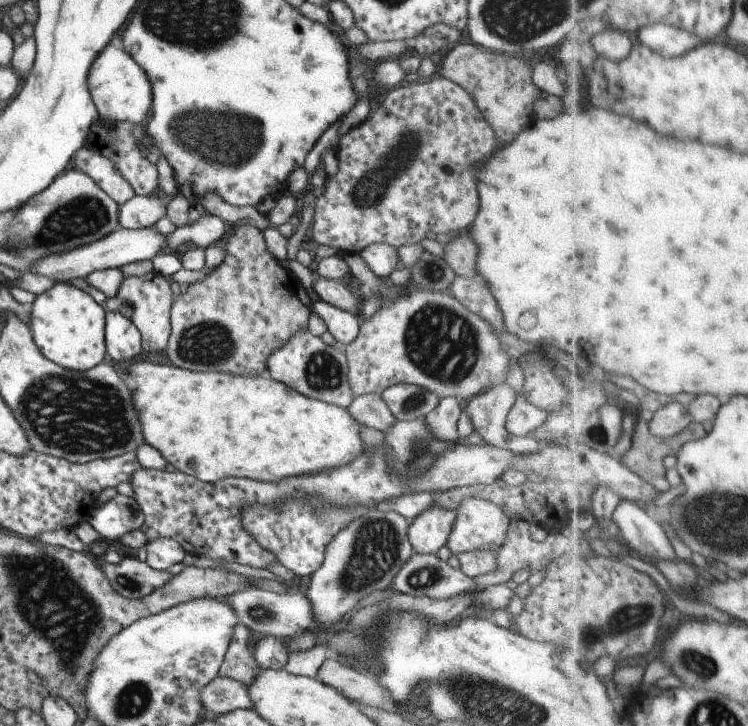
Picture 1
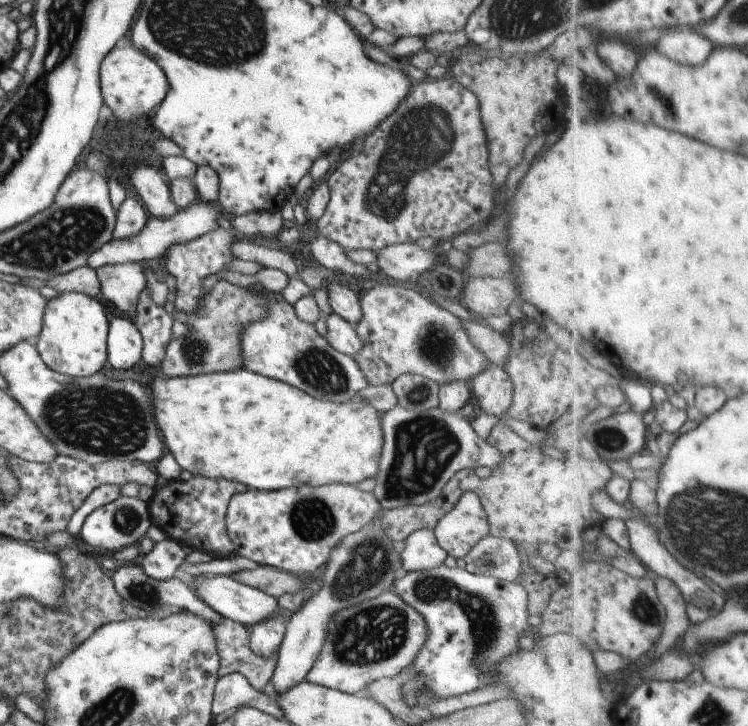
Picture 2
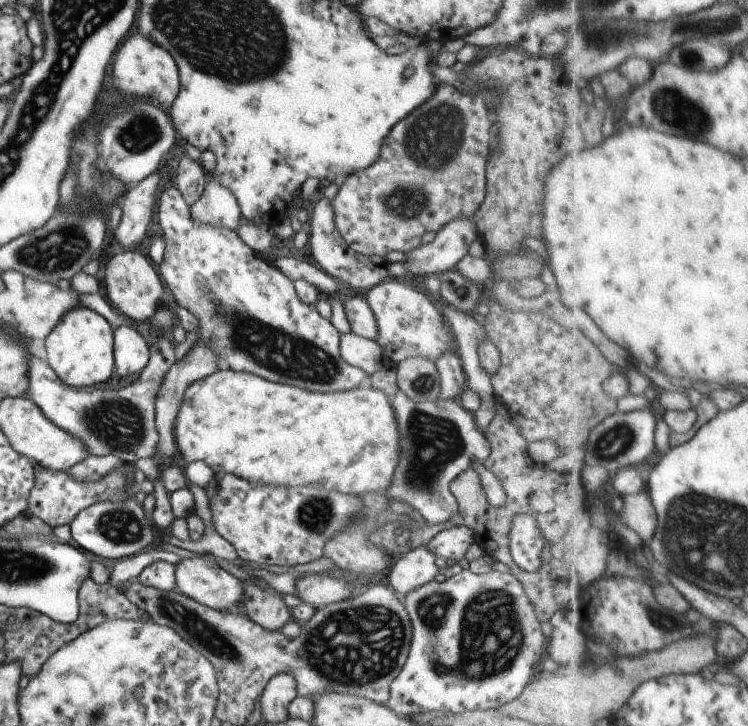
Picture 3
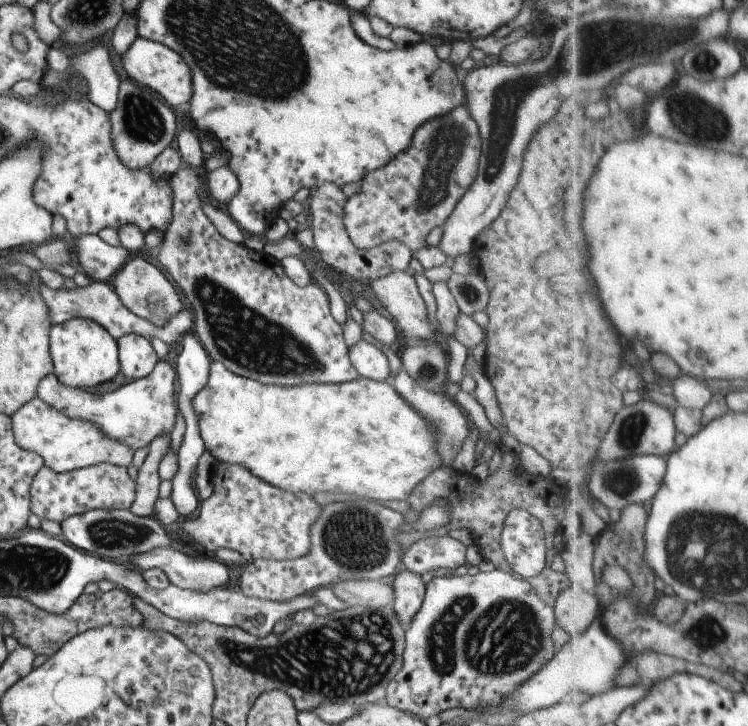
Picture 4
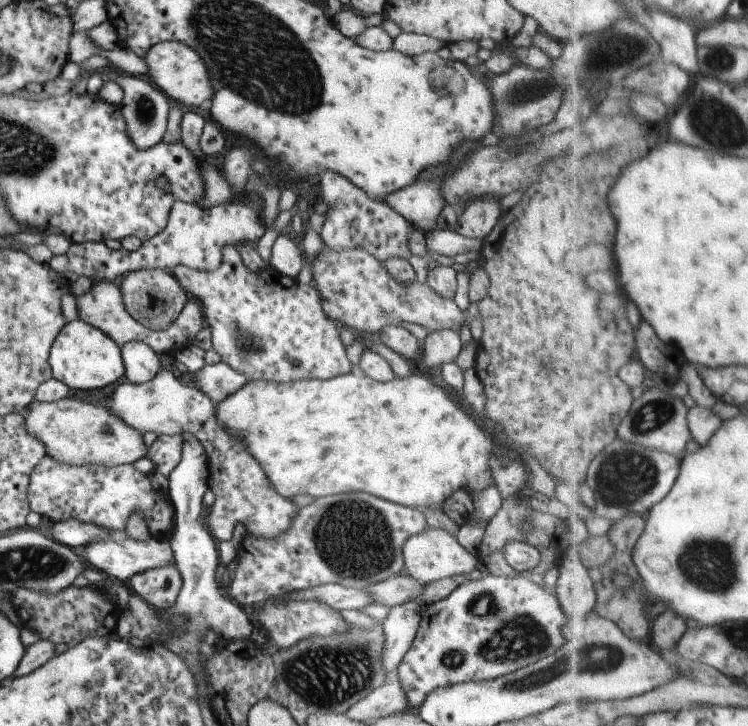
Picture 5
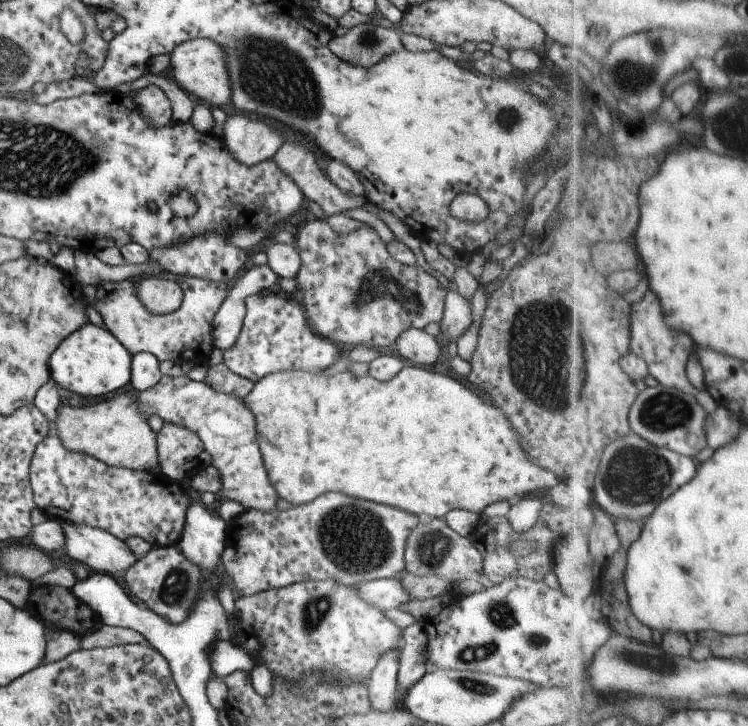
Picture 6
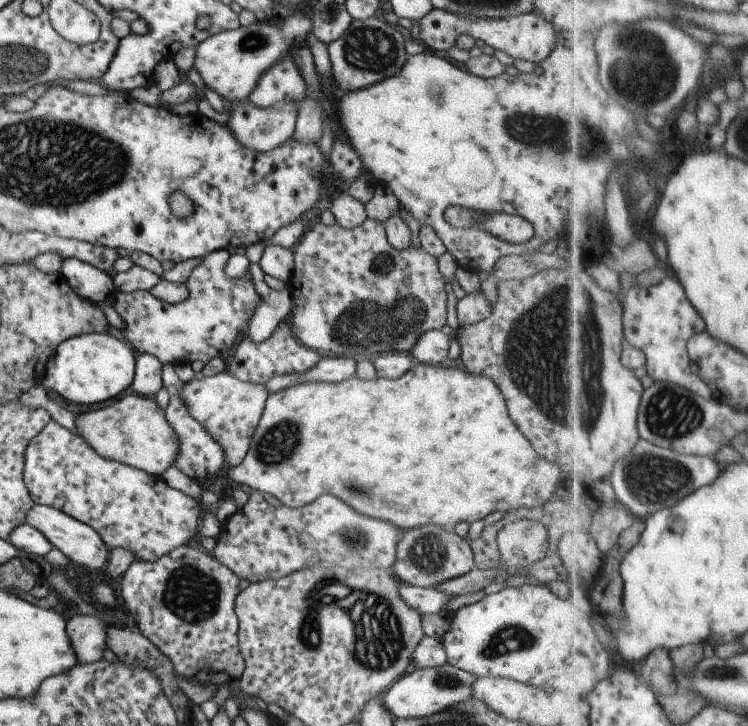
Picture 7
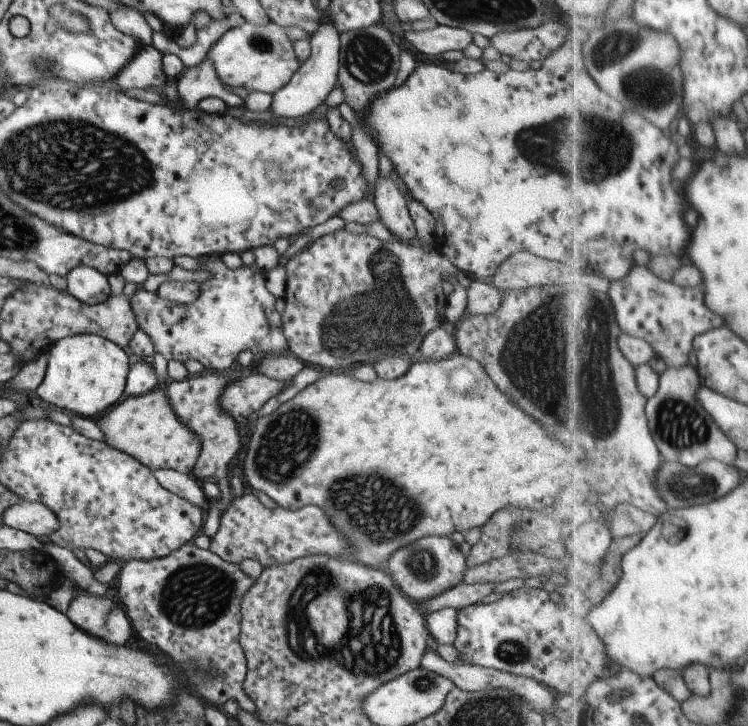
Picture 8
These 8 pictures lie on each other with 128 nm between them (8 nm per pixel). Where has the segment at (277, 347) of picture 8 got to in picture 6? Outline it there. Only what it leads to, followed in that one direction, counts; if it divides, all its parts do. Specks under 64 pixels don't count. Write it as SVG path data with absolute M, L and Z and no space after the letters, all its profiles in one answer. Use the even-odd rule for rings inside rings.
M186 277L180 283L182 301L179 308L175 312L156 317L150 315L136 299L133 290L134 282L135 278L102 282L95 286L92 305L107 332L110 332L130 355L137 351L147 351L159 362L162 360L174 363L191 361L198 364L205 363L205 358L211 358L210 350L213 344L211 344L210 322L225 300L229 284Z

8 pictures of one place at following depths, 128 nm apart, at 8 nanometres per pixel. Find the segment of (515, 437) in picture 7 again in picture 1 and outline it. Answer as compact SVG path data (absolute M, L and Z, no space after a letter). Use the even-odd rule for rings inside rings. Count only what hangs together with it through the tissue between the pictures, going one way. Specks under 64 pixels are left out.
M131 360L126 366L126 376L135 384L135 388L131 390L131 402L144 442L158 450L165 462L173 468L204 483L229 477L276 481L321 472L352 462L365 447L357 435L357 429L361 425L345 409L307 398L263 375L243 378L222 372L195 372L175 368L175 365Z

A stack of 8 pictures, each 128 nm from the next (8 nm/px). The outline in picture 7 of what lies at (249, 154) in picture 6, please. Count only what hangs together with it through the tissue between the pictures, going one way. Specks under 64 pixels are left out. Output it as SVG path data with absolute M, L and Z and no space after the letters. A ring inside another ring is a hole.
M243 101L235 104L235 108L230 110L229 118L222 125L229 129L234 139L242 147L258 153L266 153L290 138L294 131L296 110L297 103L292 101L286 103L280 109L259 108L253 106L249 101Z

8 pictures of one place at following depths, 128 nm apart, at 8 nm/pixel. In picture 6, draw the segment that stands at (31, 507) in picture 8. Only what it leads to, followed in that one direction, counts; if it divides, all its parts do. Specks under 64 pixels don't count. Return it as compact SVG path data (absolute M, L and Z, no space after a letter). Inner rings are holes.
M60 522L65 553L89 570L109 575L126 572L136 557L128 545L97 528Z

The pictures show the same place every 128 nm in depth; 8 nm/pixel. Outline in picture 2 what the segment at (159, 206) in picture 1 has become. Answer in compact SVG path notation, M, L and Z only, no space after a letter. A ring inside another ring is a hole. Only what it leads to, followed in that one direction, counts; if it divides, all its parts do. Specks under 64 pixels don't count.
M125 197L114 214L114 229L111 239L121 240L137 234L148 221L144 204L137 198Z

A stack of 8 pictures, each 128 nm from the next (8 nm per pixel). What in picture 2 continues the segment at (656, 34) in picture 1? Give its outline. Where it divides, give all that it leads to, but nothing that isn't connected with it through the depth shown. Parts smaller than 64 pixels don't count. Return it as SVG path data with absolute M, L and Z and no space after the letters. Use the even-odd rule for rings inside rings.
M671 28L663 31L657 48L660 54L681 65L698 66L711 54L715 45L707 37L687 34L681 28Z

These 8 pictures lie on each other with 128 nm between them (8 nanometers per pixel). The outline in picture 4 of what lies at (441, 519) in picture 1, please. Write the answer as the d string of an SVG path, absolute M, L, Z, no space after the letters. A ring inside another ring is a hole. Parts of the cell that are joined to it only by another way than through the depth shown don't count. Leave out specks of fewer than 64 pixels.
M400 569L390 579L392 587L393 607L400 623L407 626L417 609L421 606L424 595L424 584L420 574Z

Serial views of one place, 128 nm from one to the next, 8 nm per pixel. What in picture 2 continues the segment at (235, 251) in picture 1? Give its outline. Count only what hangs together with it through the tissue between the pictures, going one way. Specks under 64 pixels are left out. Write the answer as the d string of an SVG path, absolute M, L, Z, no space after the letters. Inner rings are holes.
M229 276L221 277L210 290L203 293L196 311L173 311L173 321L187 326L187 331L173 337L166 346L160 365L163 377L202 375L207 372L232 371L244 368L240 338L244 327L266 316L266 296L259 291L230 283Z

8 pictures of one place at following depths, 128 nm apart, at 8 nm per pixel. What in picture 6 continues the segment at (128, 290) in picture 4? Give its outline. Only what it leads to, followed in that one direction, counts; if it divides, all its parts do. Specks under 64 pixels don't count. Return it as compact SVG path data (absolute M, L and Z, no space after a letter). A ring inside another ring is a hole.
M157 274L135 278L133 290L141 306L156 317L175 312L182 301L180 285Z

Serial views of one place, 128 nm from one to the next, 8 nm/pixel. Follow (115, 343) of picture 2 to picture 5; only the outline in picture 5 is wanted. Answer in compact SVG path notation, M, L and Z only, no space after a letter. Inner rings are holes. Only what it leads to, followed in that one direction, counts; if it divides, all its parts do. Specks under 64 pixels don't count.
M129 341L120 346L123 376L133 384L151 380L159 370L158 356L143 342Z

